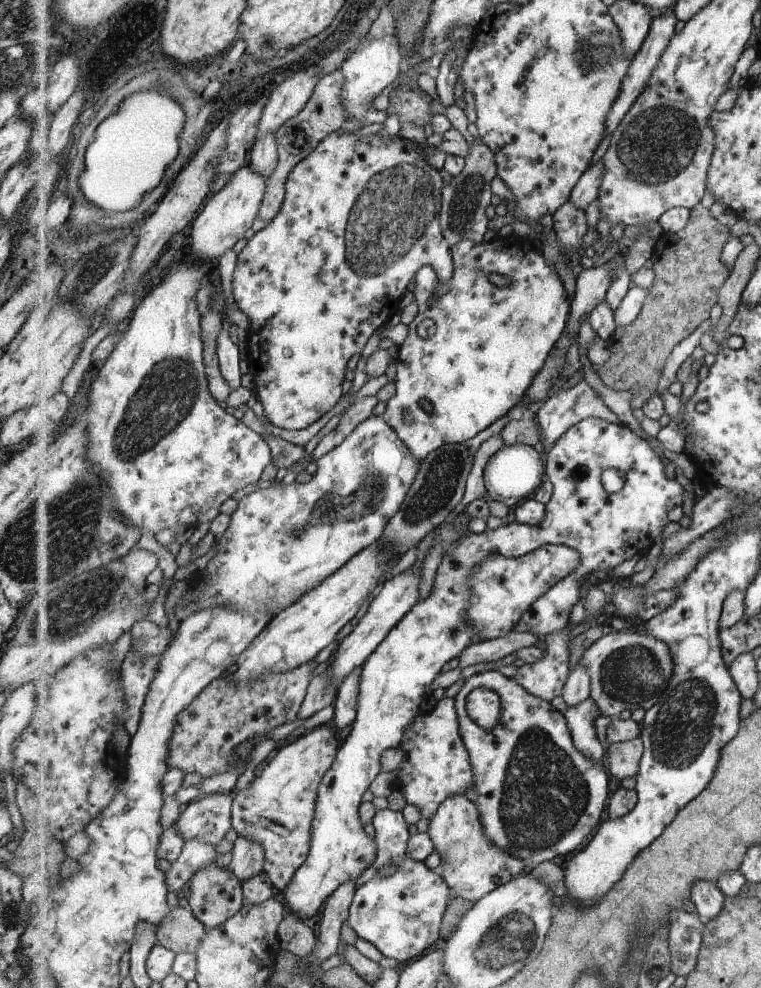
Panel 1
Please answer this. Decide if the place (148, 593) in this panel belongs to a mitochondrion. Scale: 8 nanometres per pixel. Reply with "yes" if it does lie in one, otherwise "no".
no

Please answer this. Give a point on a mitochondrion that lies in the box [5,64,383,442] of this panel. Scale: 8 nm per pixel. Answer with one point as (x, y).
(86, 281)

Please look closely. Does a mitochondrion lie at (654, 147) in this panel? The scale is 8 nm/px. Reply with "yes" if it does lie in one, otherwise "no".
yes

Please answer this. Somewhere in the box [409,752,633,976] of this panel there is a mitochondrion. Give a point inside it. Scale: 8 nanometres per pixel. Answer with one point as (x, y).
(510, 939)

